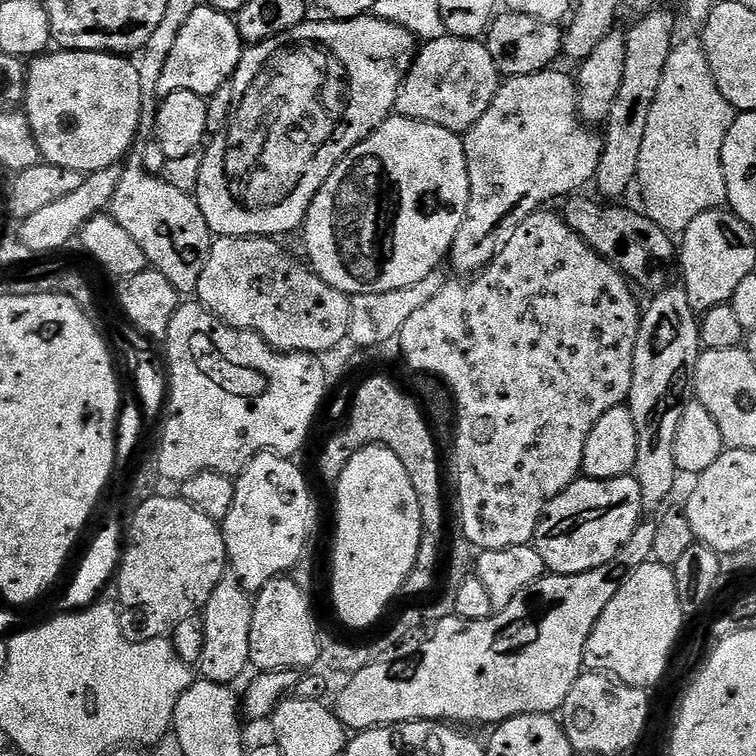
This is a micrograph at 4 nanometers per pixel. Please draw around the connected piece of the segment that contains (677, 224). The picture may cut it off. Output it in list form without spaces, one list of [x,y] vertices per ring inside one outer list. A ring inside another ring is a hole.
[[[699,39],[677,43],[667,59],[657,97],[650,108],[637,170],[637,181],[644,190],[642,210],[669,234],[682,234],[698,215],[727,205],[728,187],[725,171],[722,170],[722,145],[737,115],[735,108],[722,96],[713,75],[710,74],[703,43]]]

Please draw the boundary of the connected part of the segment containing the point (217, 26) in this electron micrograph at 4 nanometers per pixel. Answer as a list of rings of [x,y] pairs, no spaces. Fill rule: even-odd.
[[[202,3],[182,25],[171,47],[170,58],[159,76],[157,96],[163,98],[175,92],[189,92],[205,98],[212,96],[218,86],[229,83],[238,70],[246,44],[239,34],[237,21],[229,13]]]

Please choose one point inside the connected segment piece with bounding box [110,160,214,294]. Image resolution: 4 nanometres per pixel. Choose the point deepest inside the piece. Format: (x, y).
(169, 225)

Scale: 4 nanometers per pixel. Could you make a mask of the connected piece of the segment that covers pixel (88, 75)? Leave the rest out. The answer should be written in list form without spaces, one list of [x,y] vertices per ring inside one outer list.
[[[55,51],[35,57],[27,65],[24,82],[22,111],[28,117],[43,163],[85,174],[117,167],[131,151],[138,130],[142,90],[137,65],[123,55],[110,52]]]

